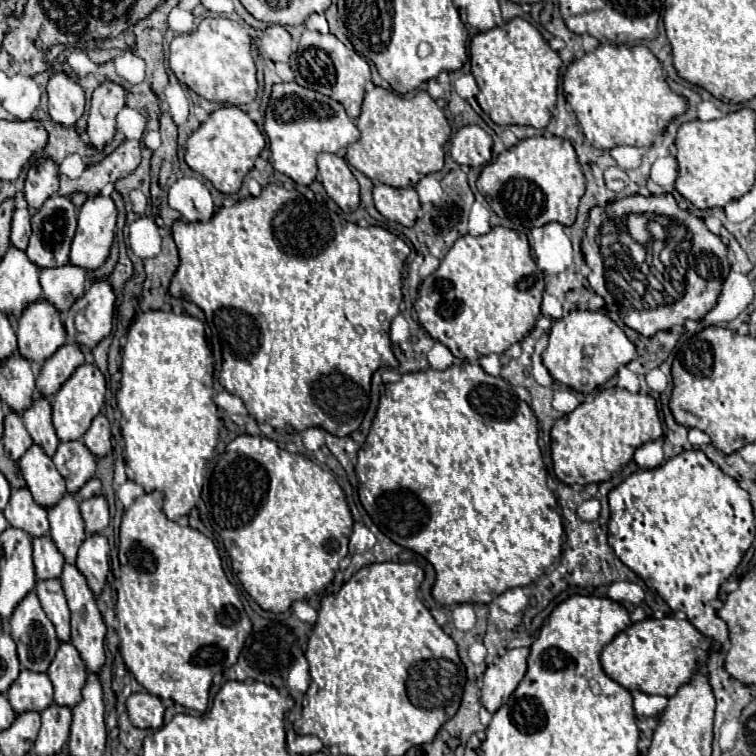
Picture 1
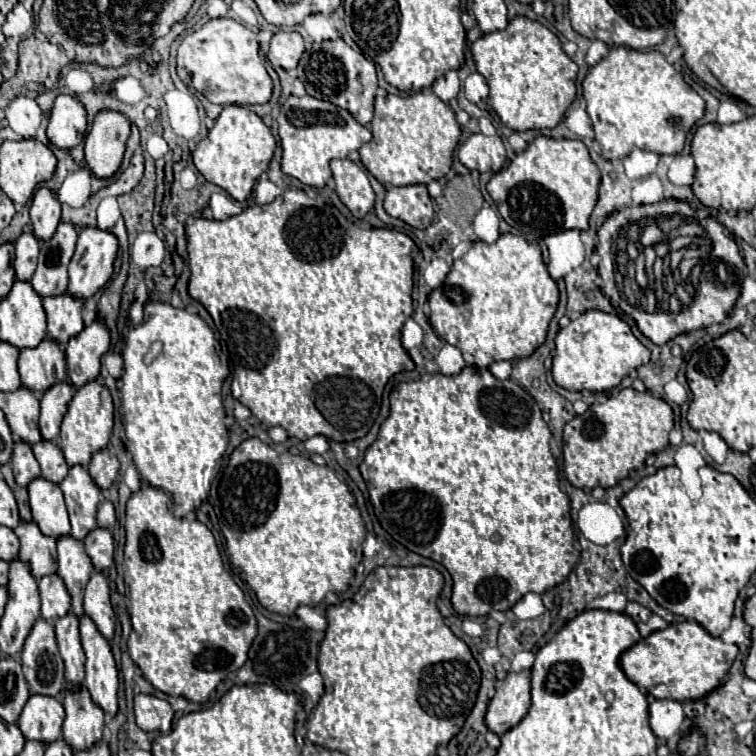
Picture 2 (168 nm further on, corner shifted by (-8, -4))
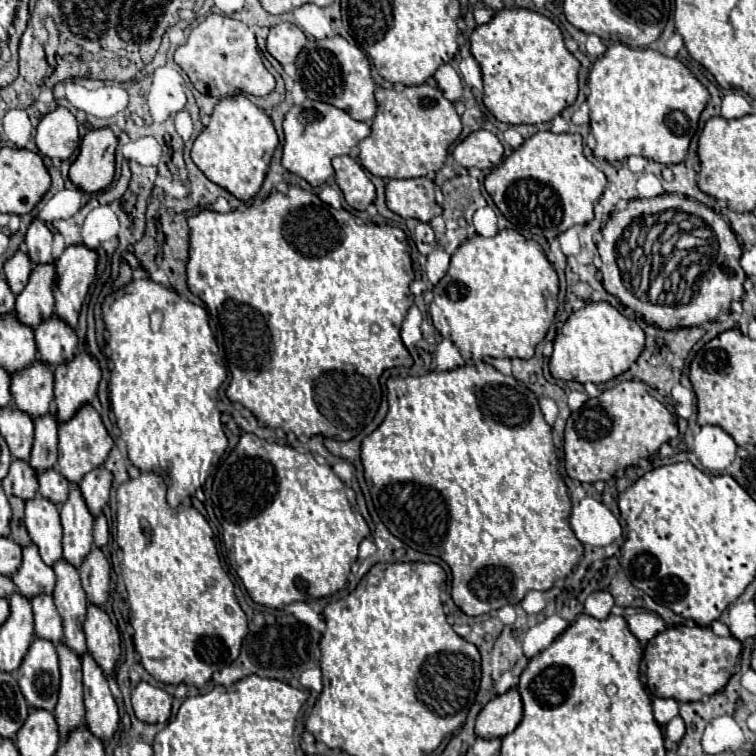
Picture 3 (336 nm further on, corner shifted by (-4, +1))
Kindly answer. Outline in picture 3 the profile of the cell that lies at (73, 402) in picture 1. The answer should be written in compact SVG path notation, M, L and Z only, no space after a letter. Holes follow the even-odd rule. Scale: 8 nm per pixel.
M84 404L82 408L78 408L78 412L70 420L66 420L58 426L58 470L60 470L60 474L68 482L78 484L86 472L104 464L112 444L114 442L106 430L106 426L102 424L98 410L92 404Z

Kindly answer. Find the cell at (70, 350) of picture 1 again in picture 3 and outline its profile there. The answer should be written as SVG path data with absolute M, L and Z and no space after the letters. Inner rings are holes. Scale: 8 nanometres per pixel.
M48 412L46 416L40 416L34 420L36 434L34 434L34 446L30 456L30 466L38 470L48 470L56 466L58 458L58 418L56 412Z

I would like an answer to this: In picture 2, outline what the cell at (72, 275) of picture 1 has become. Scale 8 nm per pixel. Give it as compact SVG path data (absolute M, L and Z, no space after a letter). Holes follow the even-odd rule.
M64 293L58 297L44 297L42 305L46 313L48 337L52 341L58 341L58 345L66 345L70 337L76 337L84 329L82 323L84 303L80 299L74 299L68 293Z

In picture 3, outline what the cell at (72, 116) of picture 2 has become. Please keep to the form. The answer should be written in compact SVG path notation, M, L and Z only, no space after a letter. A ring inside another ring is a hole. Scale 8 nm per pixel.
M56 106L52 112L42 116L36 128L36 146L40 154L66 160L72 156L78 144L80 144L78 122L68 108Z

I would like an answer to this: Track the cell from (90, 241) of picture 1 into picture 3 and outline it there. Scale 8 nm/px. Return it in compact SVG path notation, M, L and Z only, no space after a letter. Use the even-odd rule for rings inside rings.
M72 244L66 246L56 262L58 272L54 284L54 314L66 320L70 326L76 326L82 302L88 294L92 280L96 278L98 258L100 256L96 250L84 244Z

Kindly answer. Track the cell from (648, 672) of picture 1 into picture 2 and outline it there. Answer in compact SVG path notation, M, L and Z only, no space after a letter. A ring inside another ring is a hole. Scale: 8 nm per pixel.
M682 621L672 623L662 631L654 631L650 637L638 641L622 655L622 669L630 681L640 689L646 689L654 699L694 701L714 691L732 667L738 655L738 647L712 637L698 623Z

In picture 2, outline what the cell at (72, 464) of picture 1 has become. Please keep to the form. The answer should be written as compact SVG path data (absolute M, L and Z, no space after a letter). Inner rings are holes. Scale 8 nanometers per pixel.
M80 465L72 467L68 477L60 483L60 489L66 499L66 509L72 523L72 537L84 541L90 529L96 529L96 507L102 499L100 489L94 485L88 471Z

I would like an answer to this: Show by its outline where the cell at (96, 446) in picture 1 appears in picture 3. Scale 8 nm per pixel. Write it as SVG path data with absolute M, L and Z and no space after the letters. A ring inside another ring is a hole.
M106 466L94 468L80 480L80 490L82 490L82 496L84 496L92 516L98 516L102 512L104 504L108 502L110 486L112 486L112 472Z

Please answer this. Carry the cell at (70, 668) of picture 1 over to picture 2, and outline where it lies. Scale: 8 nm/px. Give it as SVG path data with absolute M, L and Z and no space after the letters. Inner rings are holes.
M82 687L78 693L62 691L62 697L62 705L66 709L62 737L66 745L70 745L74 751L92 749L102 741L104 713L92 703L86 687Z

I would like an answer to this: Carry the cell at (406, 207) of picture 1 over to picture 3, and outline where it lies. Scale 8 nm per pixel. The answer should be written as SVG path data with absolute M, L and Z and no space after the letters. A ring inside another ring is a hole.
M428 176L410 180L388 180L386 204L398 216L416 218L420 222L430 222L436 214L442 212L442 208L436 204L434 182Z

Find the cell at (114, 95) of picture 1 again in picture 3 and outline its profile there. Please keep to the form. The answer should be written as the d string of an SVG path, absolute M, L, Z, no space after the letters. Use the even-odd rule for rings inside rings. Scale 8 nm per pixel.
M112 128L90 130L80 144L80 154L70 166L70 180L84 192L98 192L114 178L114 152L118 138Z

